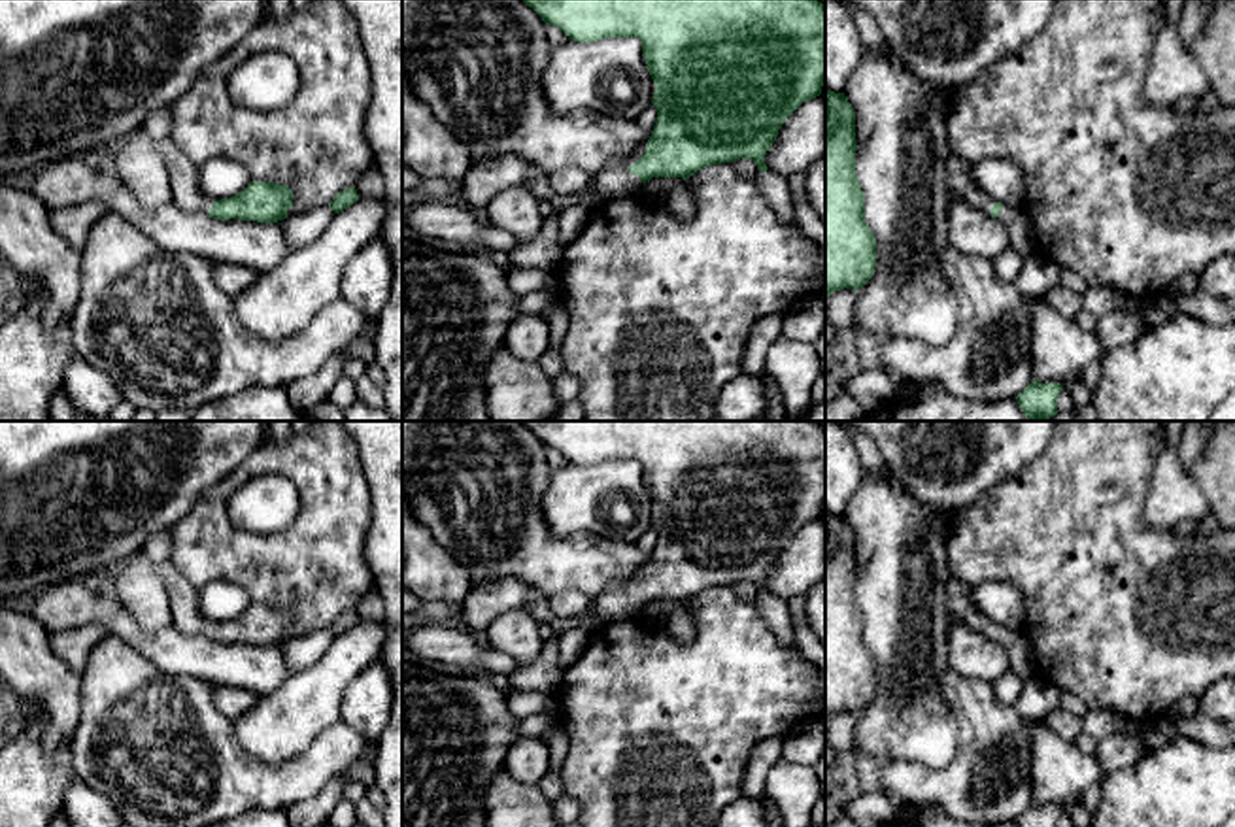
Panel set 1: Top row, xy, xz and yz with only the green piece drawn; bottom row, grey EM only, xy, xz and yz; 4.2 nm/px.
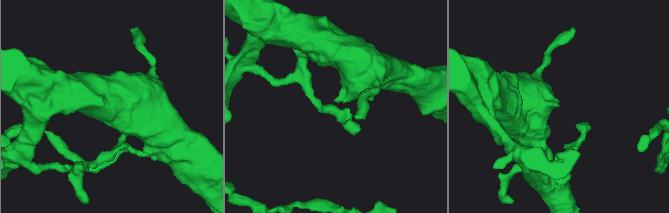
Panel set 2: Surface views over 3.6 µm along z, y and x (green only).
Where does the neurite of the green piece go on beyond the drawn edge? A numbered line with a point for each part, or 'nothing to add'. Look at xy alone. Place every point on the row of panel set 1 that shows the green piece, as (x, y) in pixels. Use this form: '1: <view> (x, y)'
1: xy (184, 174)

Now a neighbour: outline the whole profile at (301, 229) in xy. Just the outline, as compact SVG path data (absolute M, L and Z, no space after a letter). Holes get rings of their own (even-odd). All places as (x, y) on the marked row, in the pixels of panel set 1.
M317 206L306 213L285 217L281 223L289 253L315 242L330 225L332 215L330 206Z

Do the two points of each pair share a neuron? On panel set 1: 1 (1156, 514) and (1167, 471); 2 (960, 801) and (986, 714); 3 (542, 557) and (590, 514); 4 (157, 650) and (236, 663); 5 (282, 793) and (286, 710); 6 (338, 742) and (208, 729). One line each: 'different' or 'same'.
1: same
2: same
3: different
4: same
5: different
6: same

